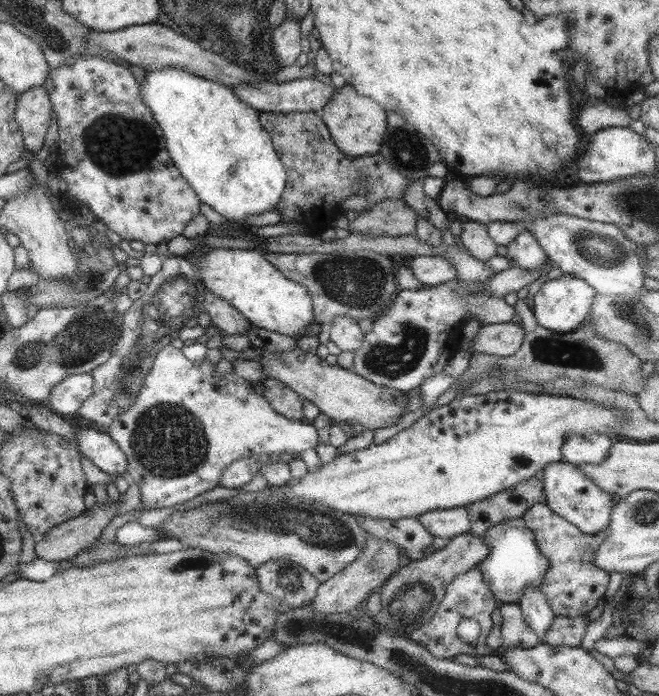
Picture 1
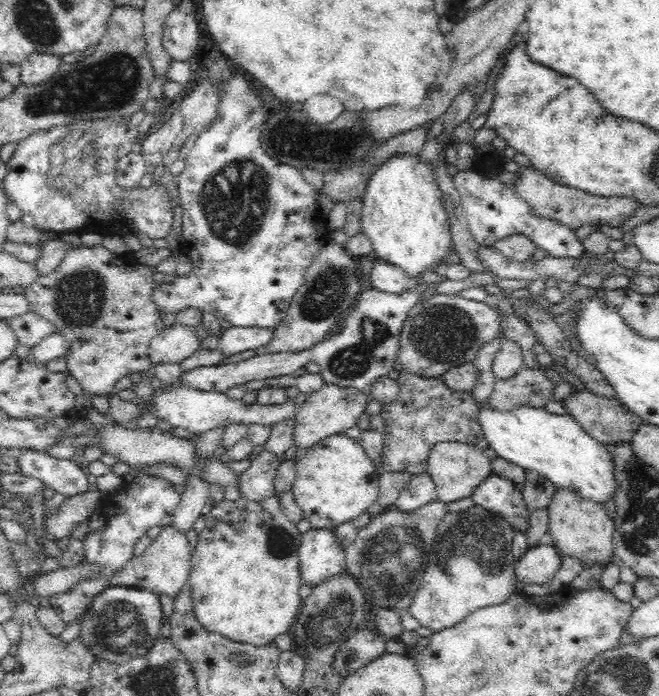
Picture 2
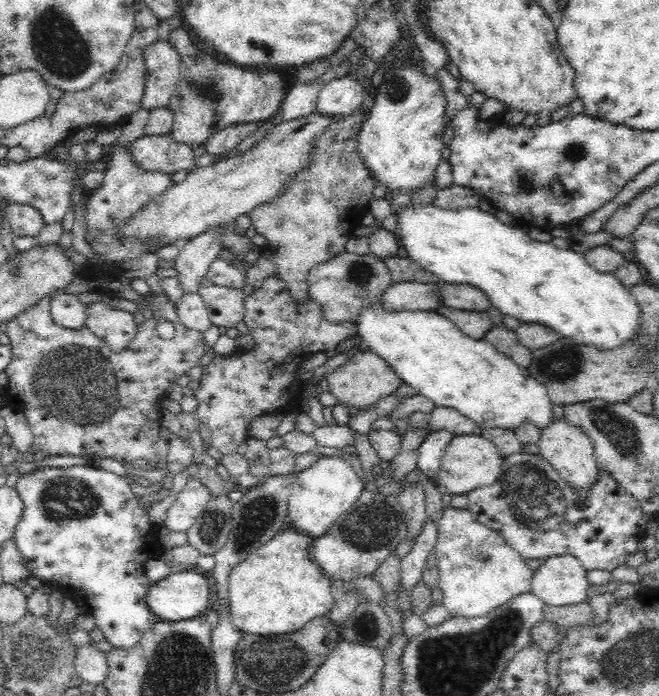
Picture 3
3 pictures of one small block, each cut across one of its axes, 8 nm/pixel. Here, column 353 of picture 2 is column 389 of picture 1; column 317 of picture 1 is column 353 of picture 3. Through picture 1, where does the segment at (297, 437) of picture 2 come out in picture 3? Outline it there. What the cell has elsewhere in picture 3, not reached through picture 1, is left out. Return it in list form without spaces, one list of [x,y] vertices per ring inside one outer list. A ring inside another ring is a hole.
[[[371,351],[357,354],[326,377],[327,391],[335,399],[336,405],[344,410],[364,411],[383,400],[382,398],[392,395],[403,383],[391,365]]]

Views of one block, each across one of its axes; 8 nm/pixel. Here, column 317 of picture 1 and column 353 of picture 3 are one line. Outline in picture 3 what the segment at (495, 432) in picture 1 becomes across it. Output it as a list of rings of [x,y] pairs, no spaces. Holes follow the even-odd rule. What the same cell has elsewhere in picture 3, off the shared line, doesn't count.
[[[318,457],[318,460],[299,472],[293,480],[287,506],[289,526],[311,538],[326,534],[331,524],[358,500],[364,485],[367,484],[358,477],[350,461],[344,457]]]

